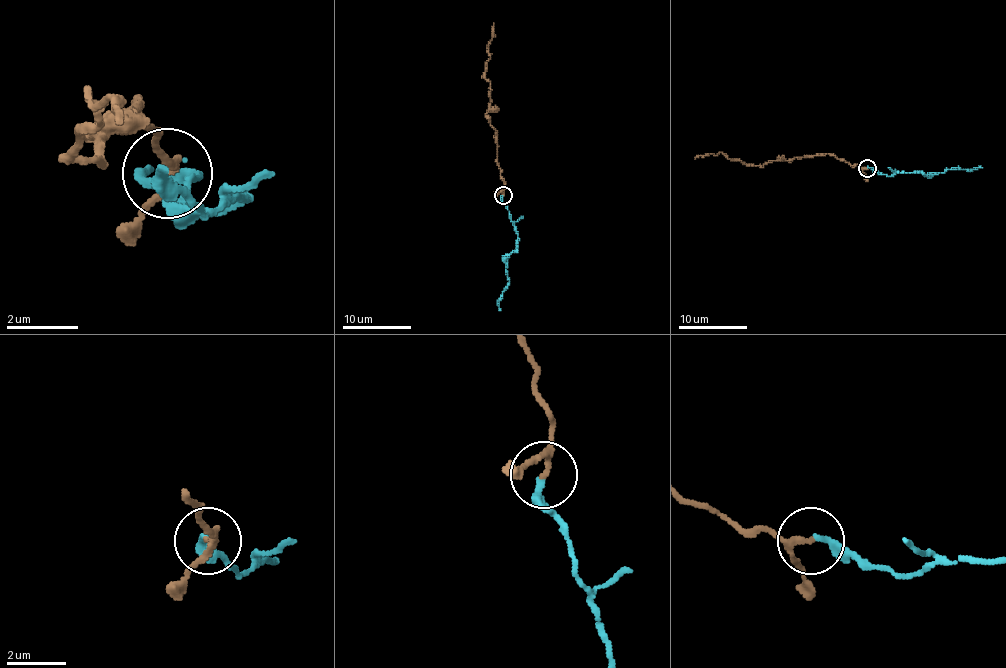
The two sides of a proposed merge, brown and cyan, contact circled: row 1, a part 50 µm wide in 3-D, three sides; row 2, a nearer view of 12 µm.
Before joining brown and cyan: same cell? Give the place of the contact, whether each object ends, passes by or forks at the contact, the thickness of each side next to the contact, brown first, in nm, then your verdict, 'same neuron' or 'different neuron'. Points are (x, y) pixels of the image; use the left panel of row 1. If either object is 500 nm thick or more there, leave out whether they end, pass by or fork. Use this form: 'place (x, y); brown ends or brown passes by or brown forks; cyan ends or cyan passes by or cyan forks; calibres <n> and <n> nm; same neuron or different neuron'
place (167, 173); brown passes by; cyan ends; calibres 170 and 280 nm; same neuron

